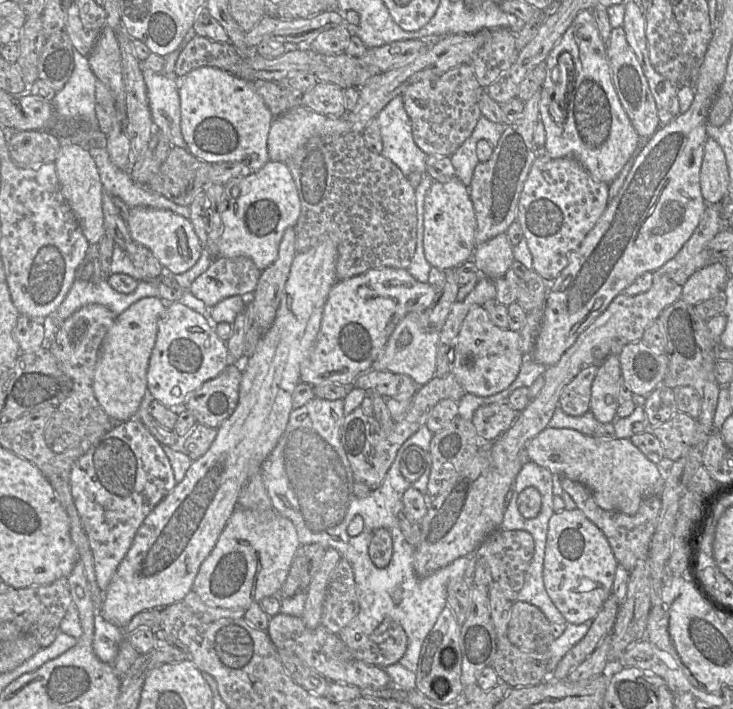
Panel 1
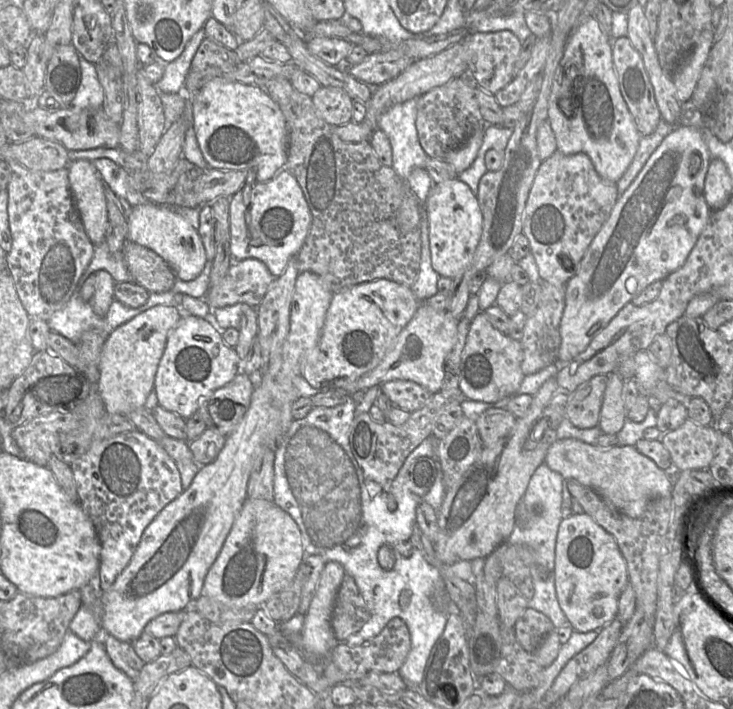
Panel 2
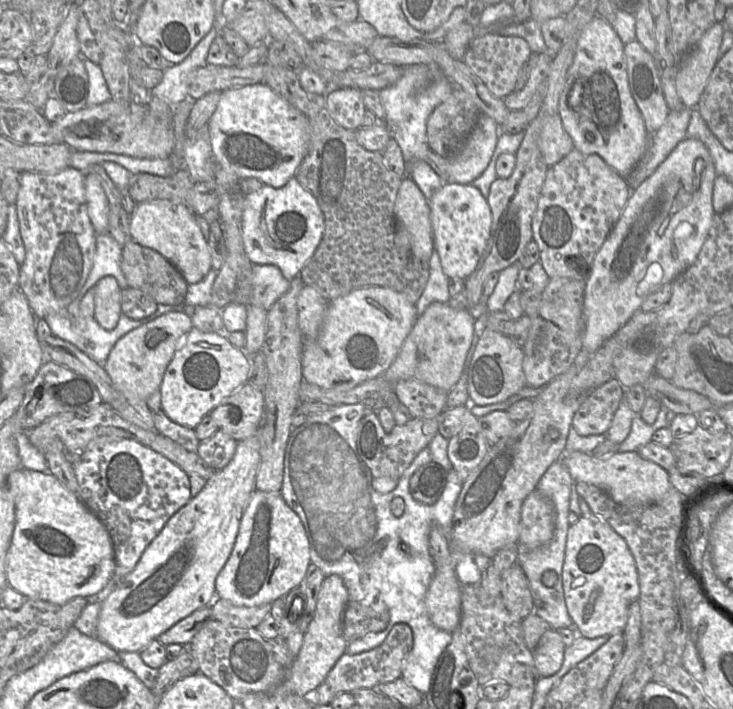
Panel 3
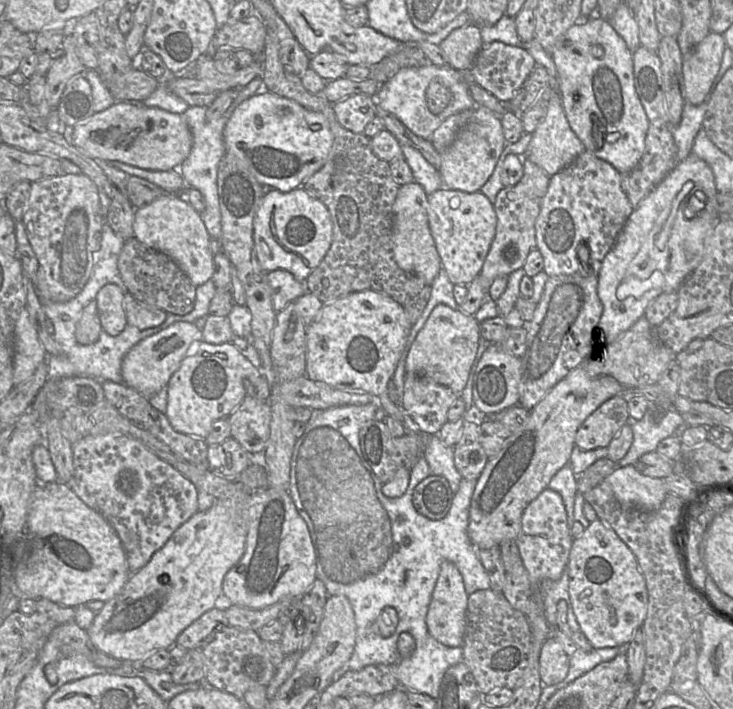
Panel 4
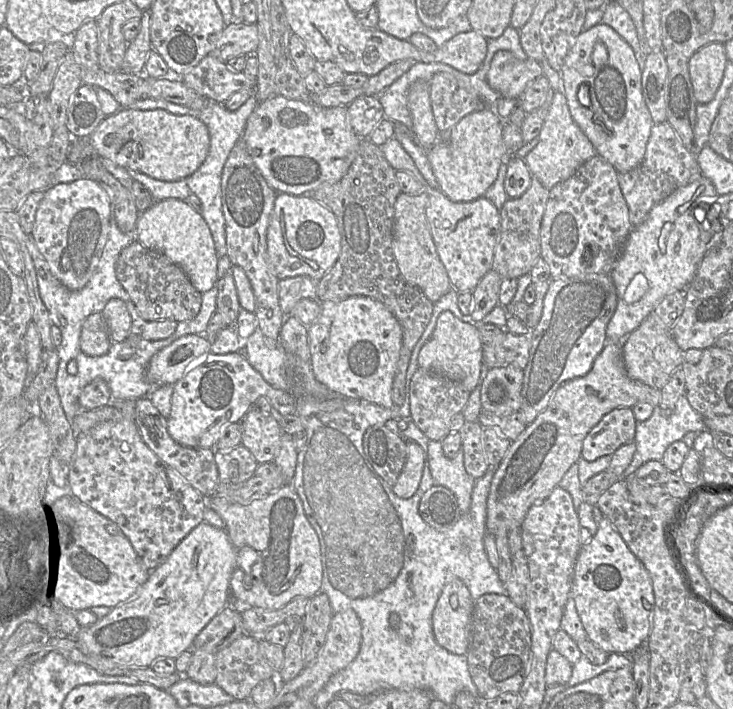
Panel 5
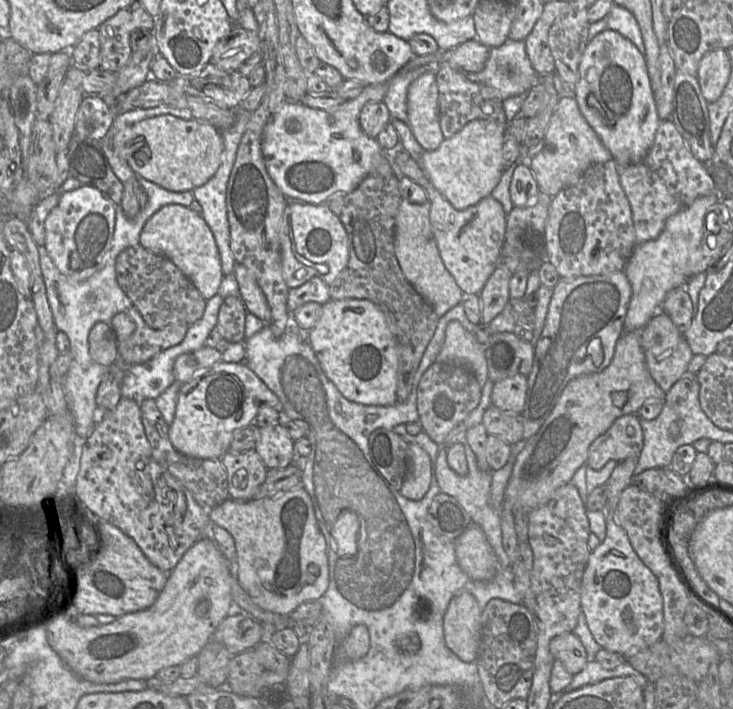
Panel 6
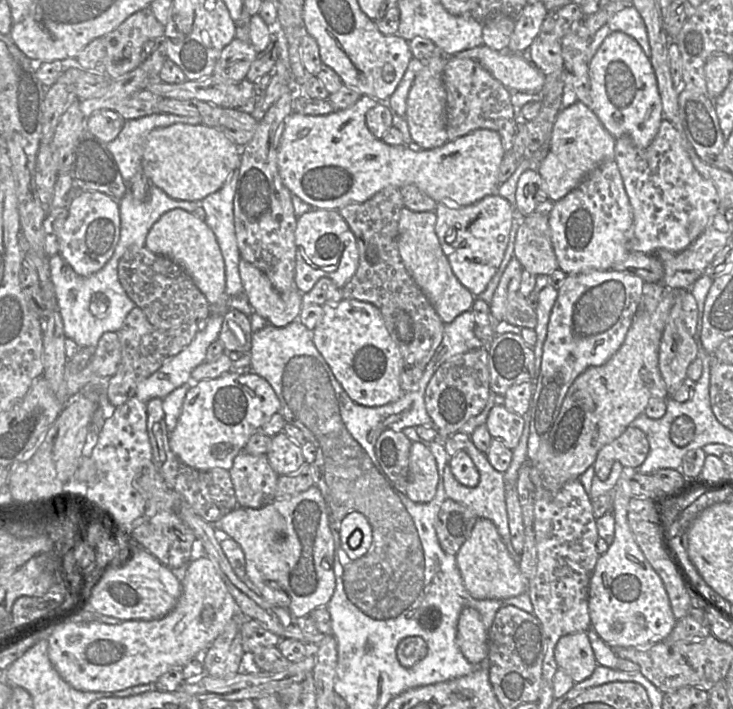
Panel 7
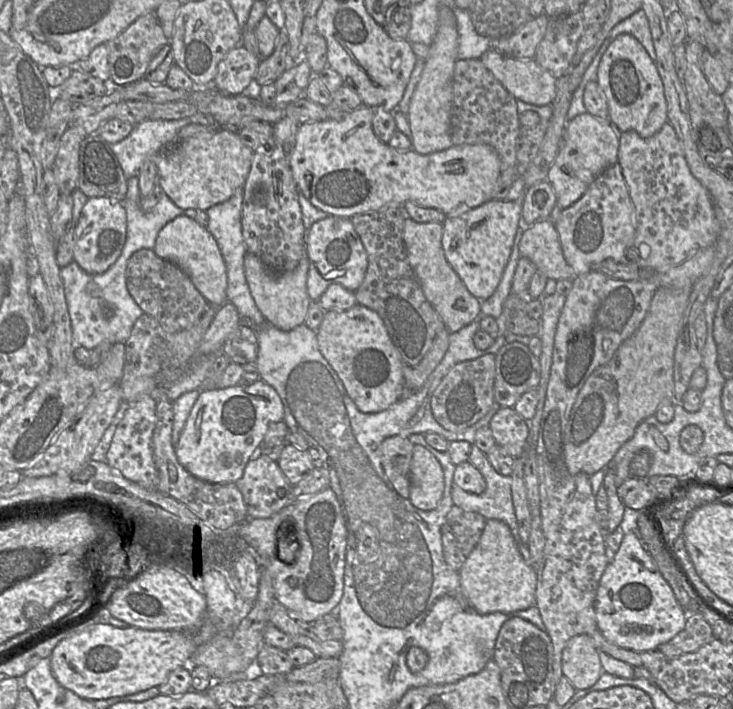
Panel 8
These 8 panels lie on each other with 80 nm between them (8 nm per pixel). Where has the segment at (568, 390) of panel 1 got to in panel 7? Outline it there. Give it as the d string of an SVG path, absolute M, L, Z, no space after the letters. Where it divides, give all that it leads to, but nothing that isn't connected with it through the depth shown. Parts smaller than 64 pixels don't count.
M630 425L618 438L599 450L593 467L596 475L601 480L606 480L615 462L620 462L623 469L637 470L648 453L649 442L646 434Z

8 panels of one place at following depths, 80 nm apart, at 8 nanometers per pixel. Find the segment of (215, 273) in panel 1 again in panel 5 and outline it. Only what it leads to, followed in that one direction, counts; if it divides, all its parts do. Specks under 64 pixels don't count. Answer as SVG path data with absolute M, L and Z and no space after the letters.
M308 276L280 279L278 282L278 297L282 312L289 314L301 299L317 299L316 281Z

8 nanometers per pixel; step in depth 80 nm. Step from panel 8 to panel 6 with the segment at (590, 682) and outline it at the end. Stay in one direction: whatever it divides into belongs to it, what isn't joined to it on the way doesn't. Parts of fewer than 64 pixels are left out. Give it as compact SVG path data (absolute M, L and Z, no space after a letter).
M563 633L552 639L551 652L571 675L581 672L589 661L587 651L574 633Z

